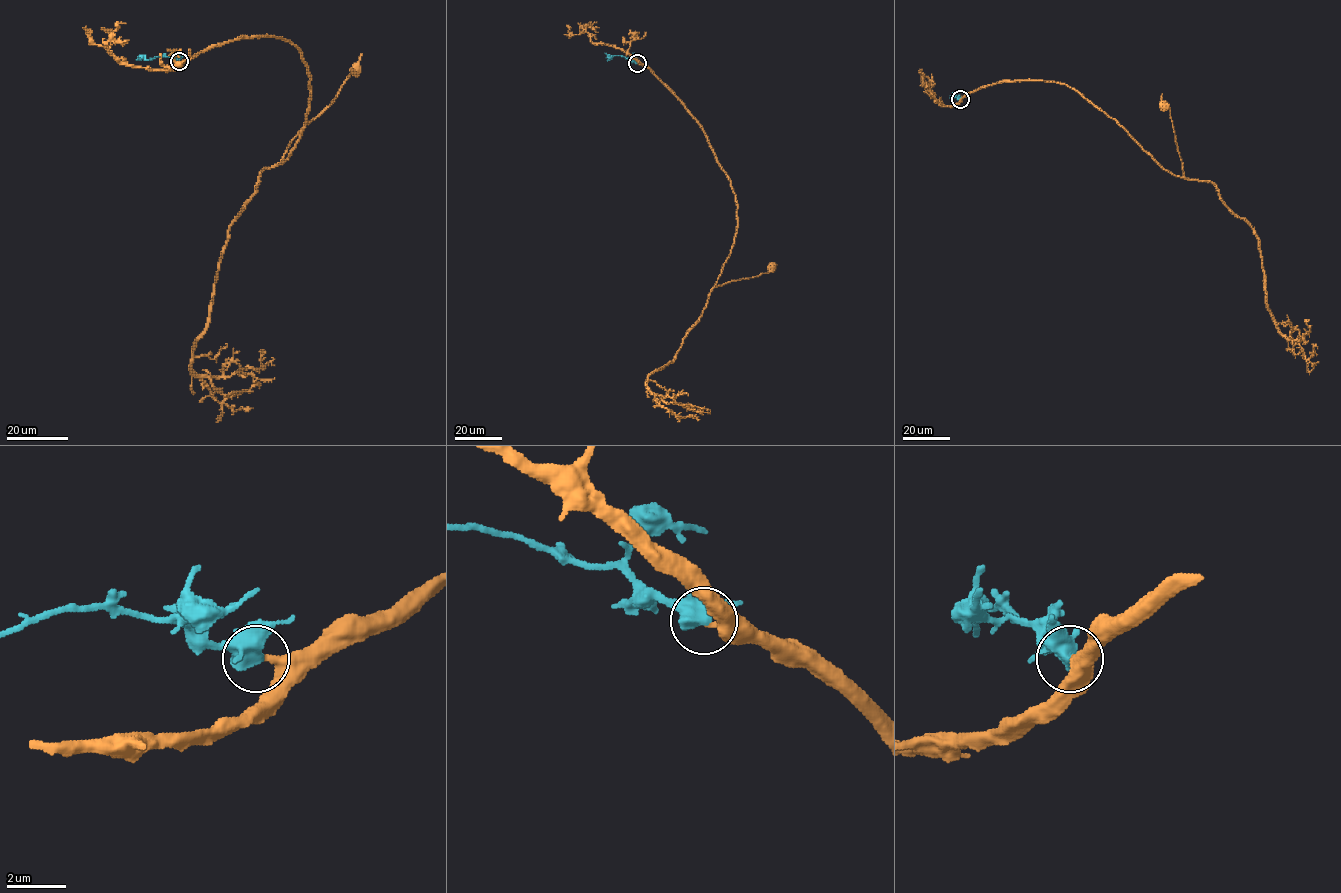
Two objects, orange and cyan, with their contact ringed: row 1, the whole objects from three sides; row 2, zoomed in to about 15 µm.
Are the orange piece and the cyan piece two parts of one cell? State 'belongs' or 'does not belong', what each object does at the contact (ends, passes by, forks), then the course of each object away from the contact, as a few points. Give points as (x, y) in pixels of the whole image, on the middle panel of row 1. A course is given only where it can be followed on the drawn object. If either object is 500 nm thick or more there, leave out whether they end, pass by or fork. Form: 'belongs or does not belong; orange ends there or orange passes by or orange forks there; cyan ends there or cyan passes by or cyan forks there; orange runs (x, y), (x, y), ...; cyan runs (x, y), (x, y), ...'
belongs; orange ends there; cyan forks there; orange runs (637, 63), (644, 64), (700, 126), (734, 194), (737, 232), (714, 286), (766, 273), (772, 267); cyan runs (637, 63), (604, 53)

